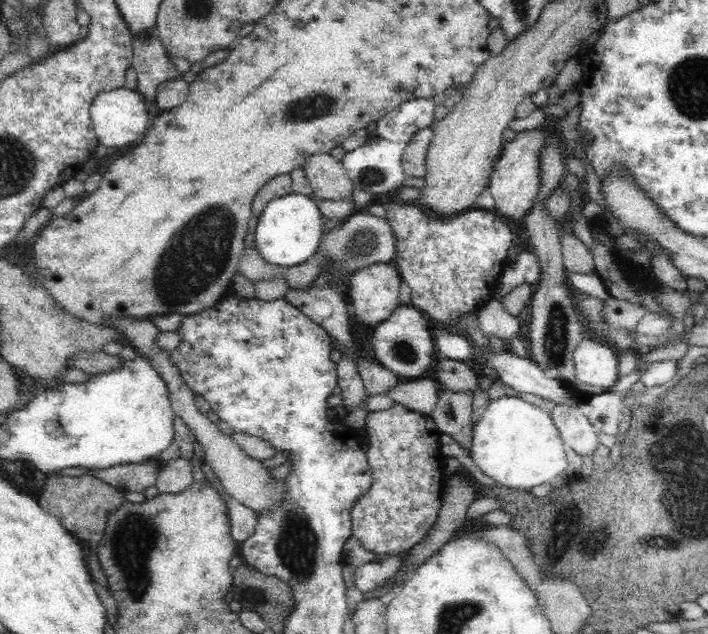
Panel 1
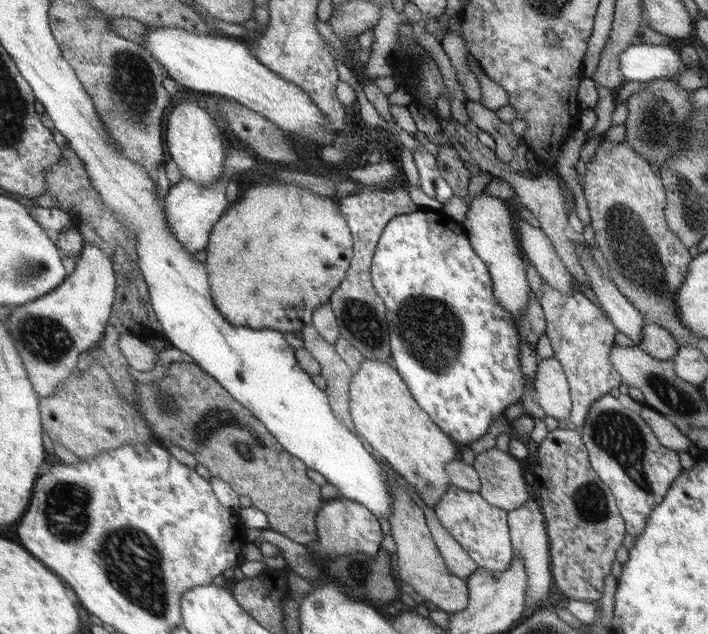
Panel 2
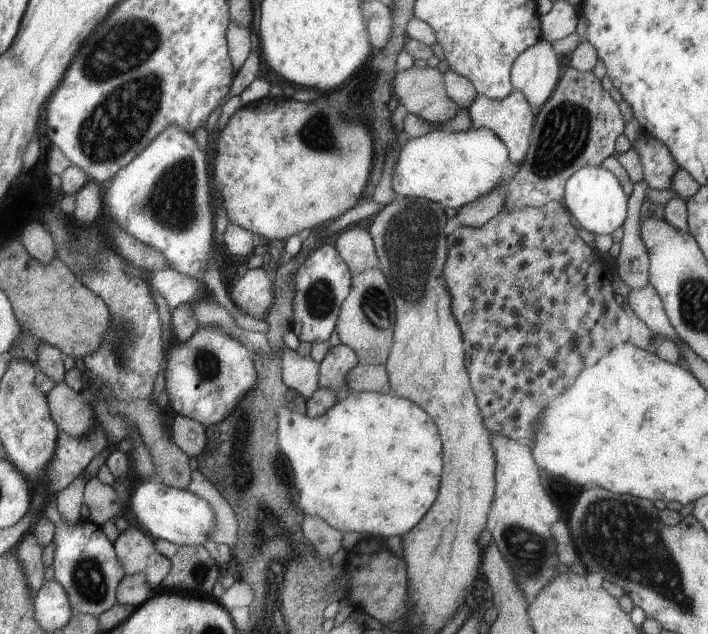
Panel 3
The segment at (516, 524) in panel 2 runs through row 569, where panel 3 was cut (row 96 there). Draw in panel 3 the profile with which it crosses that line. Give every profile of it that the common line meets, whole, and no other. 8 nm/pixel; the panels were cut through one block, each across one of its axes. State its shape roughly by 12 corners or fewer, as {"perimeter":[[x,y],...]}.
{"perimeter":[[545,40],[526,48],[510,68],[513,89],[537,110],[559,77]]}

